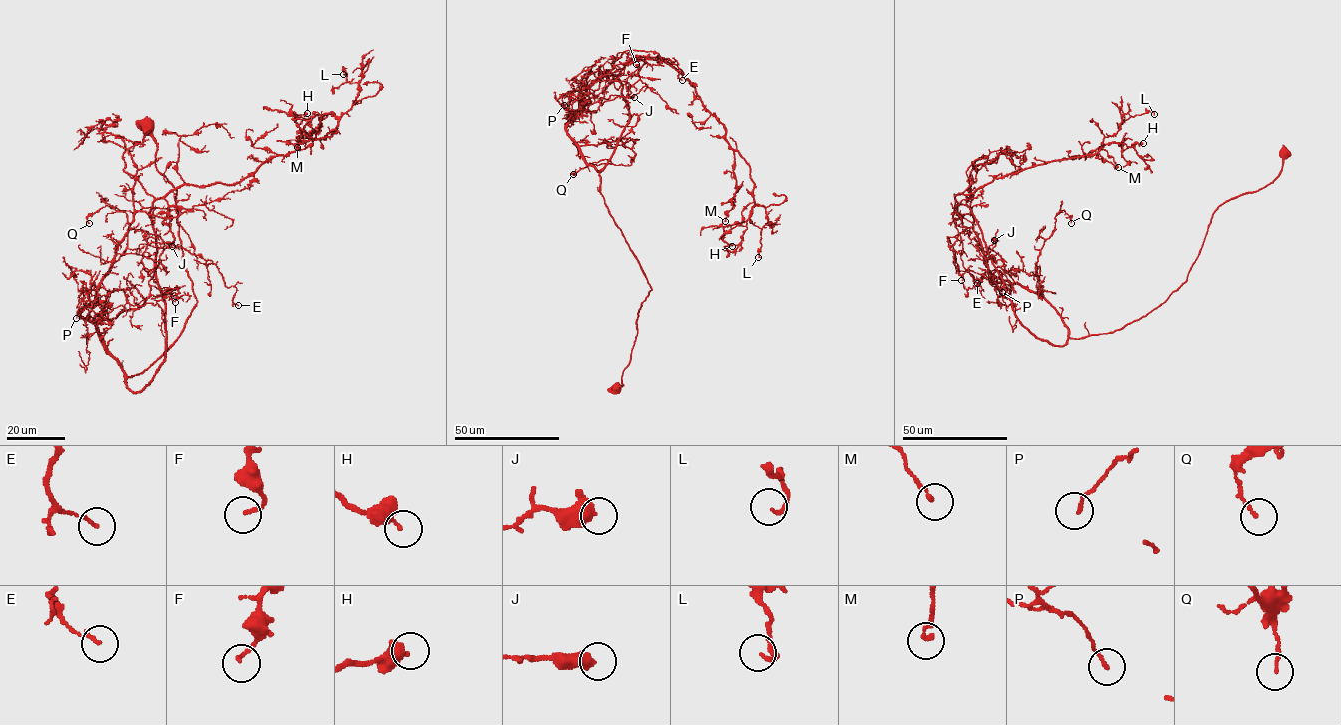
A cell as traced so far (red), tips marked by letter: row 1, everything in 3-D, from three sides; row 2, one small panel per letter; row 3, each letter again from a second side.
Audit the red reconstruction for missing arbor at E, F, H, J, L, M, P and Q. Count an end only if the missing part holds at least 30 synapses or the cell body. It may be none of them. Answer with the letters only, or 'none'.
none

